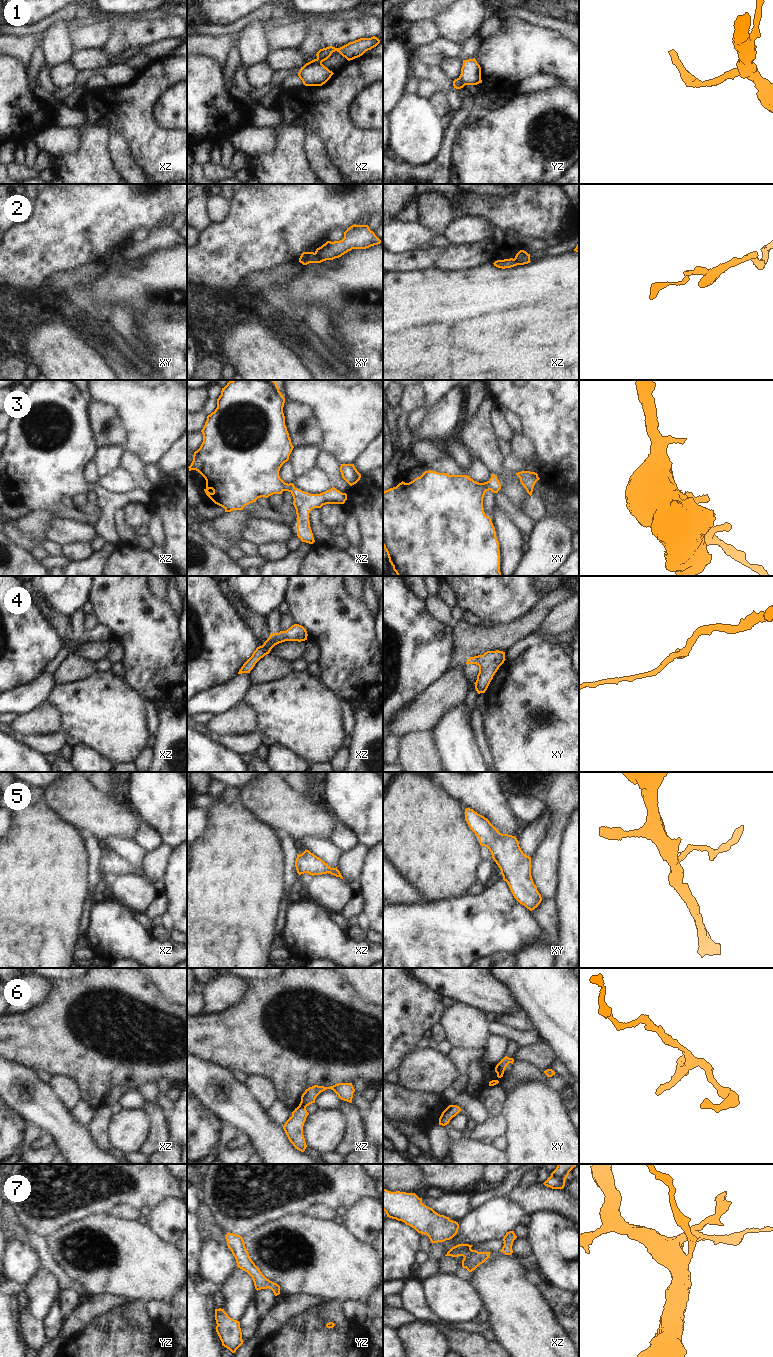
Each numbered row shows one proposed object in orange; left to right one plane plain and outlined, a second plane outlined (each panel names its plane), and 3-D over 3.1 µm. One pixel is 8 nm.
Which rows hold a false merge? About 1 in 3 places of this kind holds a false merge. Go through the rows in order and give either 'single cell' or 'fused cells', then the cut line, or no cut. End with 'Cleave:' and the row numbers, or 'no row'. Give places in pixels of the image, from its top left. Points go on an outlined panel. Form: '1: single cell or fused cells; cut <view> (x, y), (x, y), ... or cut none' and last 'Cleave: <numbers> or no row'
1: fused cells; cut xz (321, 62), (304, 66)
2: fused cells; cut xy (314, 253), (321, 261)
3: single cell; cut none
4: single cell; cut none
5: single cell; cut none
6: fused cells; cut xz (300, 1103), (305, 1107)
7: single cell; cut none
Cleave: 1, 2, 6

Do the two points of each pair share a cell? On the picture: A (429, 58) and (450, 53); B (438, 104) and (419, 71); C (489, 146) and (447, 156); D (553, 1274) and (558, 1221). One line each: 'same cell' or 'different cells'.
A: same cell
B: different cells
C: different cells
D: same cell

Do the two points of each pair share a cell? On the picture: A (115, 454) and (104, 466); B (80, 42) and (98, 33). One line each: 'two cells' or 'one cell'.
A: one cell
B: one cell

